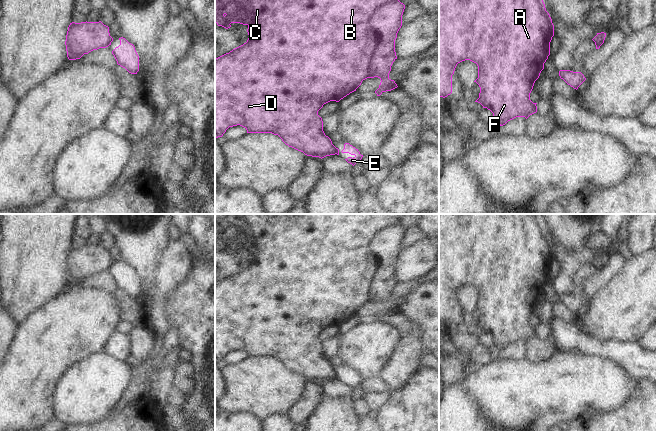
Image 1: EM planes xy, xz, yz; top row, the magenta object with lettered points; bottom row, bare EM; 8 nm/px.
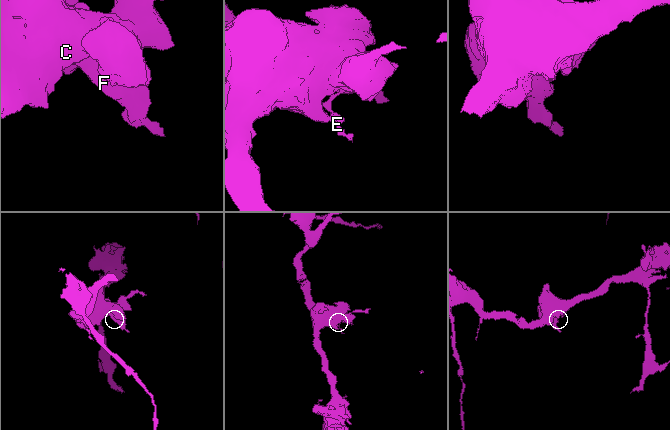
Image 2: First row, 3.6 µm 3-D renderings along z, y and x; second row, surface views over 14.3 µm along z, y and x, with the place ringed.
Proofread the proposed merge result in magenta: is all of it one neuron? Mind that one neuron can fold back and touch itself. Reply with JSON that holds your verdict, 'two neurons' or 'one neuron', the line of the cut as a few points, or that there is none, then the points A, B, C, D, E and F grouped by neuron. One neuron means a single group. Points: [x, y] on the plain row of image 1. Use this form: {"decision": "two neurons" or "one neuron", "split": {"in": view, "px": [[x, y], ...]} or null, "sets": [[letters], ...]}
{"decision": "two neurons", "split": {"in": "xz", "px": [[398, 222], [369, 244], [377, 300]]}, "sets": [["A", "B", "C", "D", "F"], ["E"]]}

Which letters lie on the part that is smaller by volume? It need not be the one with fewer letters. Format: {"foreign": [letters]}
{"foreign": ["E"]}

